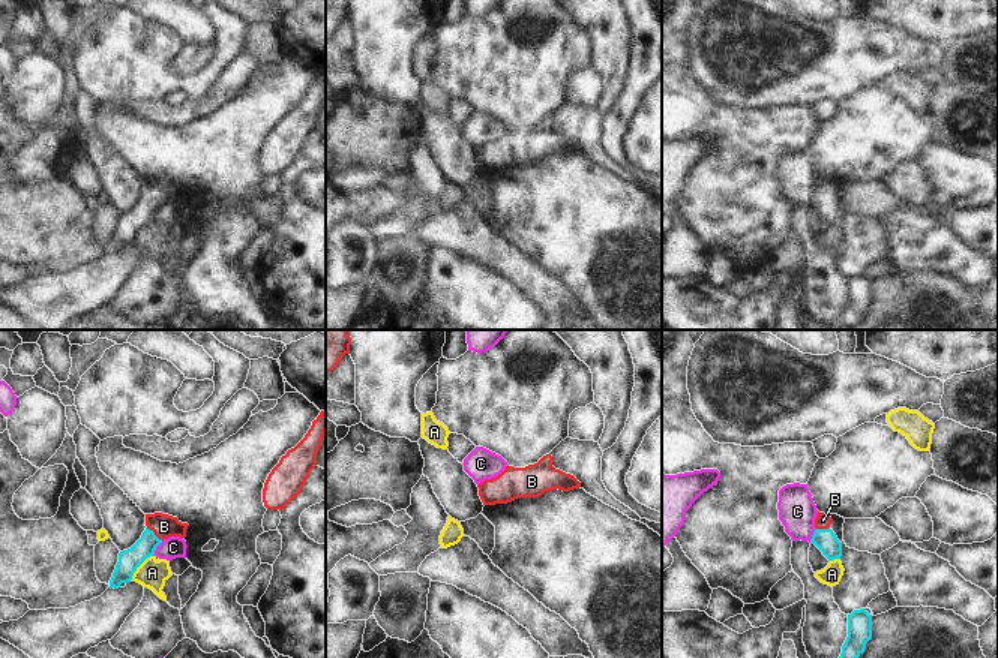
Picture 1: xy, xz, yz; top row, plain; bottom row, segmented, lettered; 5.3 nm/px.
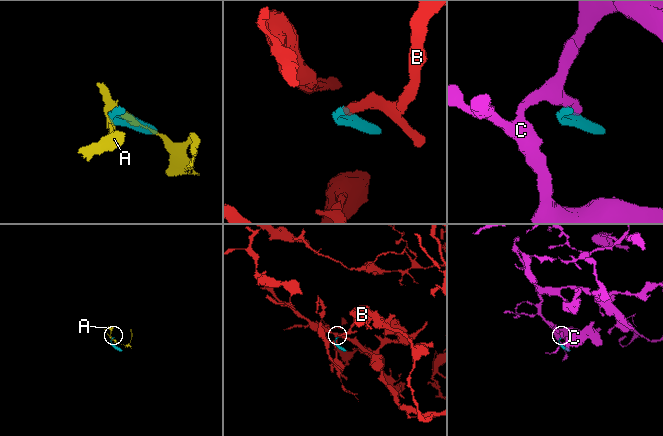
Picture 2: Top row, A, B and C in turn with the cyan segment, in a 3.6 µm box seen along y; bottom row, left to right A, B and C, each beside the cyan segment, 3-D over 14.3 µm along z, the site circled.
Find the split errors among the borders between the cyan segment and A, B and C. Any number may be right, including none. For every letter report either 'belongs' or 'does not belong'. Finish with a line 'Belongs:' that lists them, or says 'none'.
A: does not belong
B: belongs
C: does not belong
Belongs: B

